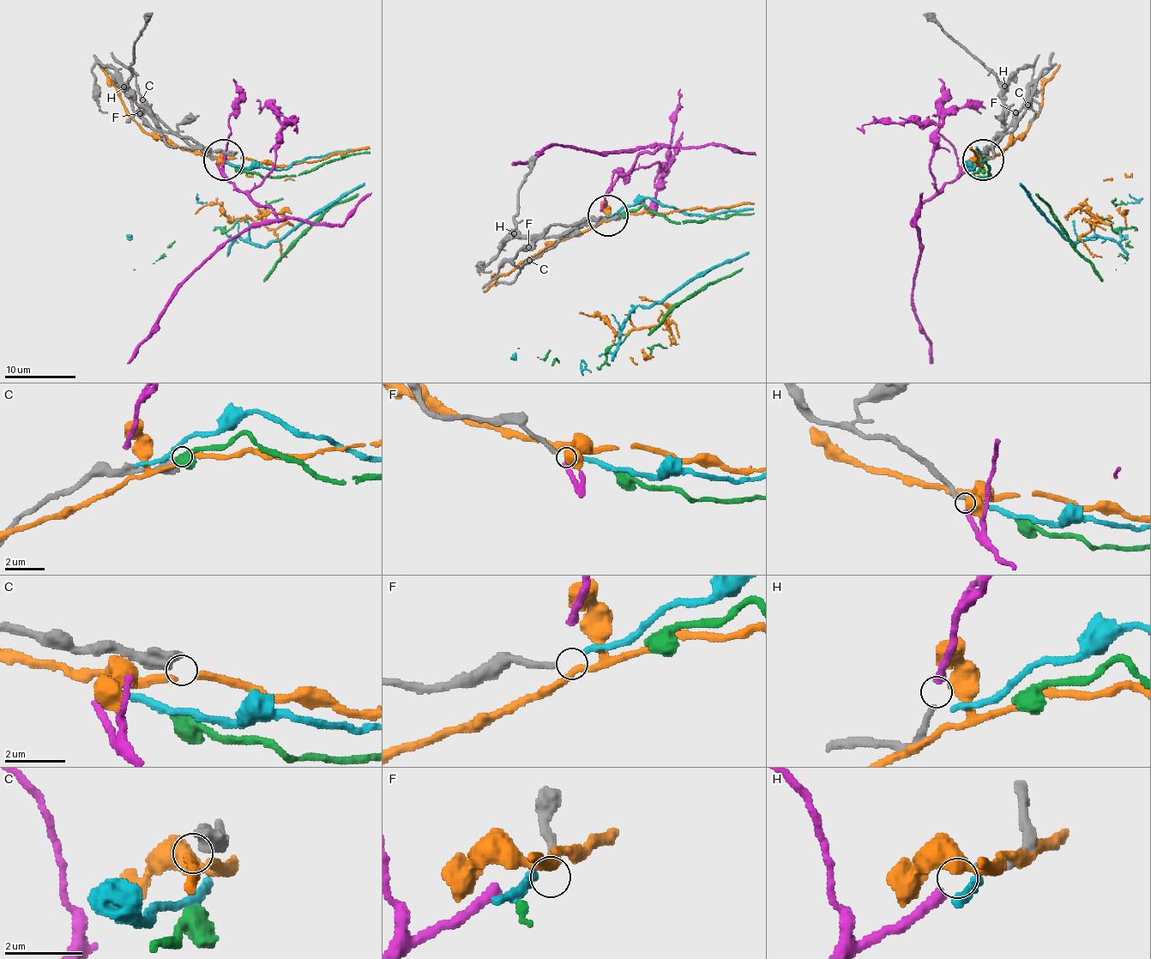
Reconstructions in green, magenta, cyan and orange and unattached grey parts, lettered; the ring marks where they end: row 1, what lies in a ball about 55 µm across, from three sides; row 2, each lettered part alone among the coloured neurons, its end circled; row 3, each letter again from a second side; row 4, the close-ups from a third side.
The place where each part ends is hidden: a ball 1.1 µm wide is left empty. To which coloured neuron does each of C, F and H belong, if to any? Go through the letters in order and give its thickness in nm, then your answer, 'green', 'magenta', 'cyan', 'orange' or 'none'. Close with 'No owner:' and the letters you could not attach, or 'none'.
C: 550 nm thick; none
F: 170 nm thick; cyan
H: 200 nm thick; magenta
No owner: C

